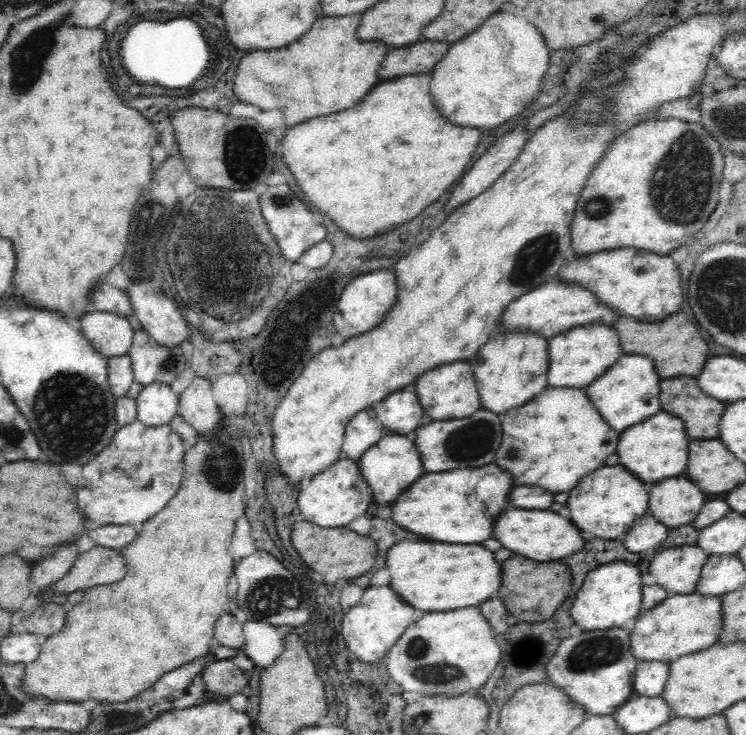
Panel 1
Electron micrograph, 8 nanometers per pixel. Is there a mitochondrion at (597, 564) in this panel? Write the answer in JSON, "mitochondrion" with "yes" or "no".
{"mitochondrion":"no"}

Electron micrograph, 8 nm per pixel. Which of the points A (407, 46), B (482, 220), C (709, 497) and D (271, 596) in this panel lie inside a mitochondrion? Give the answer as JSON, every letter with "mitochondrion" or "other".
{"A":"other","B":"other","C":"other","D":"mitochondrion"}

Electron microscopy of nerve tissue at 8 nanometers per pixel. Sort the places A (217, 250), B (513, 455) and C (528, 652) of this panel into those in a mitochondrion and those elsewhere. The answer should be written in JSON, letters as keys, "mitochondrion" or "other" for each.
{"A":"mitochondrion","B":"mitochondrion","C":"other"}

